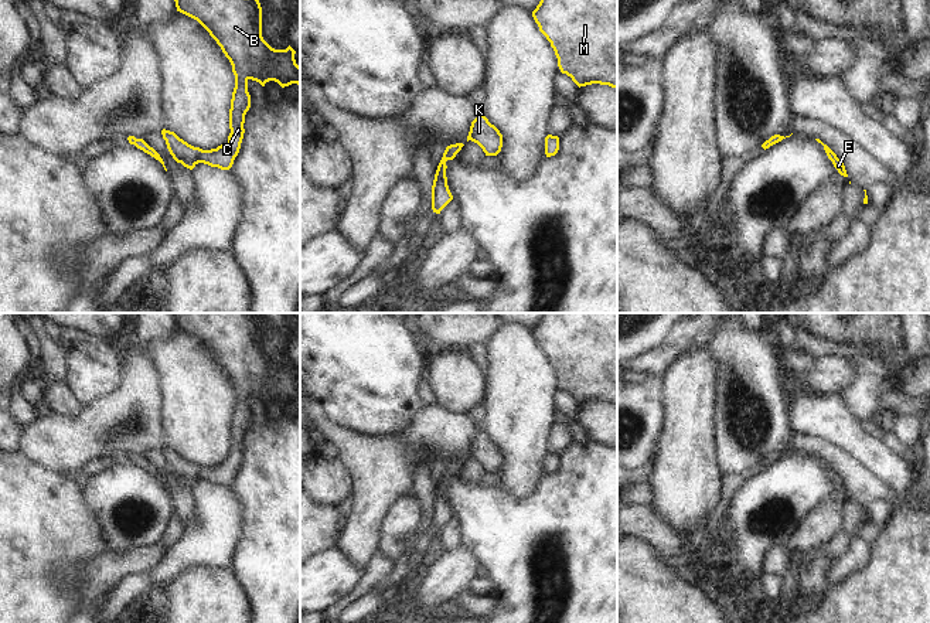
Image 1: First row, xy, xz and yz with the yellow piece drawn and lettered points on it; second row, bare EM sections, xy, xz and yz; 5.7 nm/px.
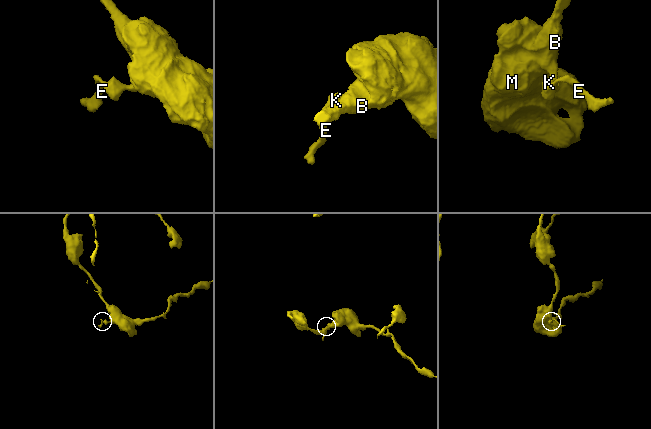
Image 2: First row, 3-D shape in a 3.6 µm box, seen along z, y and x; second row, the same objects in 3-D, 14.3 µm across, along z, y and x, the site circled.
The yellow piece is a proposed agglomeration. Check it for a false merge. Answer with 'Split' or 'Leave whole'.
Leave whole

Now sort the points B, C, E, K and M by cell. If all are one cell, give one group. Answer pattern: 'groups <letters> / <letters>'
groups B C E K M

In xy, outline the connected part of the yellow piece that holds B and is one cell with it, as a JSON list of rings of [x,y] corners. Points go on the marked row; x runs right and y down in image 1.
[[[174,0],[177,11],[197,20],[217,41],[232,65],[235,88],[229,109],[228,142],[217,149],[202,150],[161,130],[167,149],[177,163],[193,170],[198,163],[229,170],[243,139],[245,115],[251,108],[248,81],[262,86],[275,81],[282,88],[300,86],[300,67],[296,51],[272,48],[262,37],[262,7],[259,0]]]

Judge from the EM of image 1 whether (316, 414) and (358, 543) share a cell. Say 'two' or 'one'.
one

